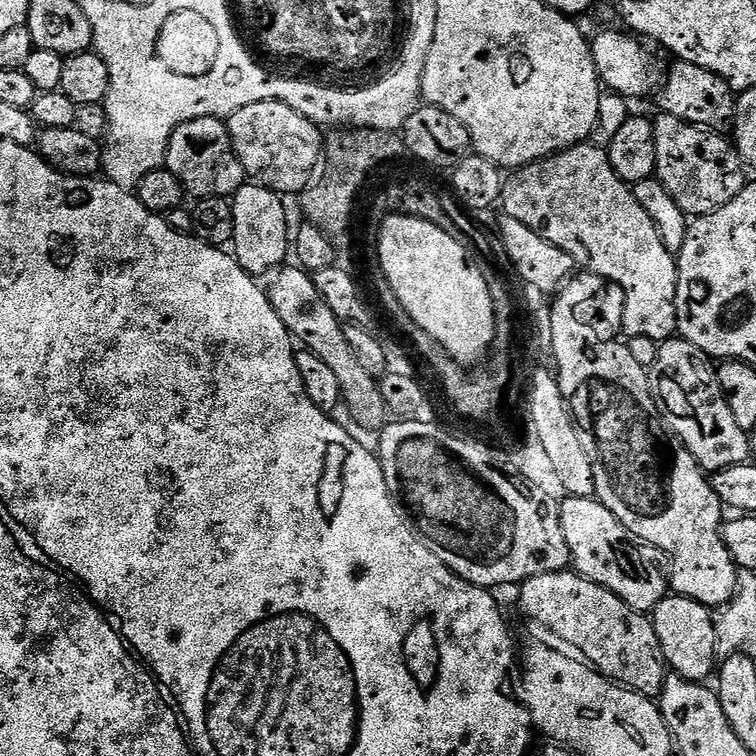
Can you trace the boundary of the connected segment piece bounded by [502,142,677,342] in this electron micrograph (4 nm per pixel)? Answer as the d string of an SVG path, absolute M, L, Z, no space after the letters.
M585 142L578 145L577 148L567 148L564 152L557 152L556 155L550 156L546 160L535 160L533 164L528 164L525 168L515 169L504 181L502 212L503 215L510 218L518 218L518 222L526 222L526 226L530 226L530 230L545 236L554 246L558 246L558 250L566 250L566 254L570 254L570 258L574 258L577 265L583 266L587 271L598 274L612 284L618 285L624 291L624 332L629 337L654 338L657 342L663 342L671 340L677 335L676 256L670 250L666 250L666 246L662 246L662 238L658 234L654 222L650 222L650 214L646 214L646 210L642 210L642 206L634 198L631 187L620 180L618 174L614 174L605 149L596 148L593 143Z

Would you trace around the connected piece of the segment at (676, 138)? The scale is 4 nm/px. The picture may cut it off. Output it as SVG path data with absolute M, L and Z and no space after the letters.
M663 114L657 117L652 120L654 150L658 150L655 179L670 190L670 198L678 202L678 210L695 218L714 214L714 210L722 210L726 202L734 202L746 183L746 165L736 153L733 141L723 140L719 131L688 124L682 118Z

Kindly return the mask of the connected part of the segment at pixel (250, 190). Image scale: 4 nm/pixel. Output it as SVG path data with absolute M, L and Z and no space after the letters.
M246 182L230 203L234 210L234 255L236 261L254 278L275 273L290 256L290 228L288 212L284 209L281 193L272 192L260 184Z

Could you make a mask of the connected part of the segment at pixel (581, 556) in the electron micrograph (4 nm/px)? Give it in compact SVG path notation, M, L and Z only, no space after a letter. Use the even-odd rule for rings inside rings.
M569 495L560 504L562 534L566 534L566 546L570 546L571 567L590 582L601 584L610 590L626 606L635 612L651 614L664 597L669 595L670 580L660 569L660 564L651 556L649 545L628 532L612 511L599 500ZM649 552L649 553L648 553Z

